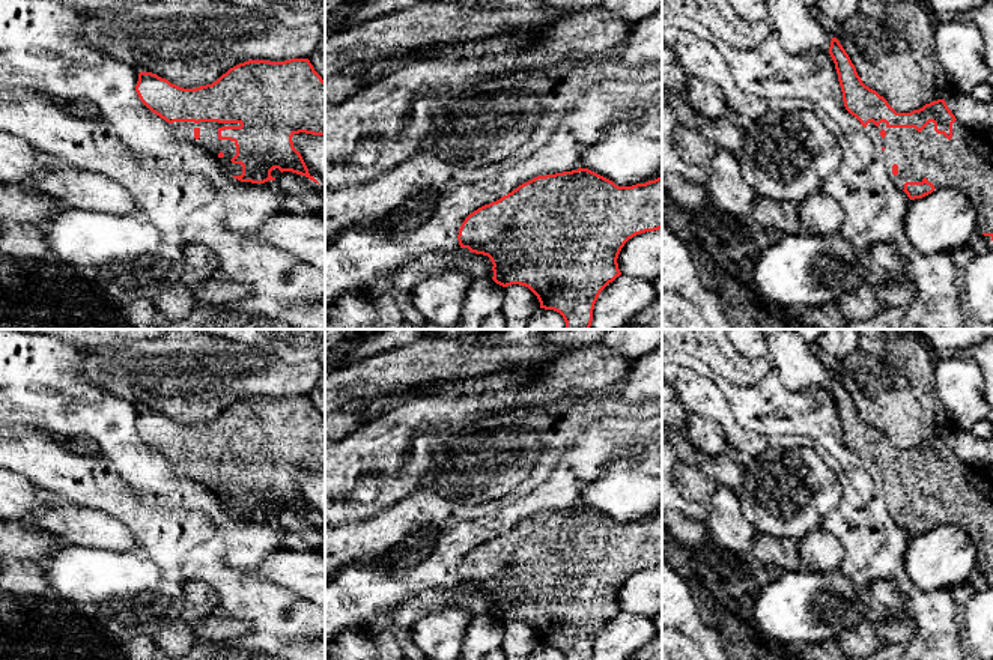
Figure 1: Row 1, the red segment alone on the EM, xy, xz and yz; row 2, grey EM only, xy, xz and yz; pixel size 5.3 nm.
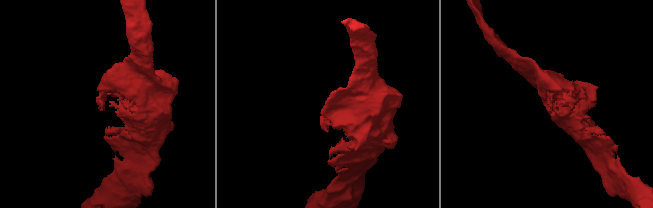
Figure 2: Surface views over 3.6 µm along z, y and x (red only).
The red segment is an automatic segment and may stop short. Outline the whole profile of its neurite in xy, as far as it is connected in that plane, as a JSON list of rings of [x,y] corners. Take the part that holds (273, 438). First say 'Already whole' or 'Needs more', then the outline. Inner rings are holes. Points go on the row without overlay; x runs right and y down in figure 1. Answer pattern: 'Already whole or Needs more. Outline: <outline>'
Needs more. Outline: [[[308,395],[284,398],[248,397],[230,404],[212,421],[184,425],[152,409],[140,409],[135,428],[140,437],[156,453],[169,459],[178,477],[188,478],[208,487],[224,501],[227,510],[241,519],[265,520],[275,517],[274,505],[292,508],[319,520],[293,484],[292,474],[299,469],[325,472],[325,418]]]

